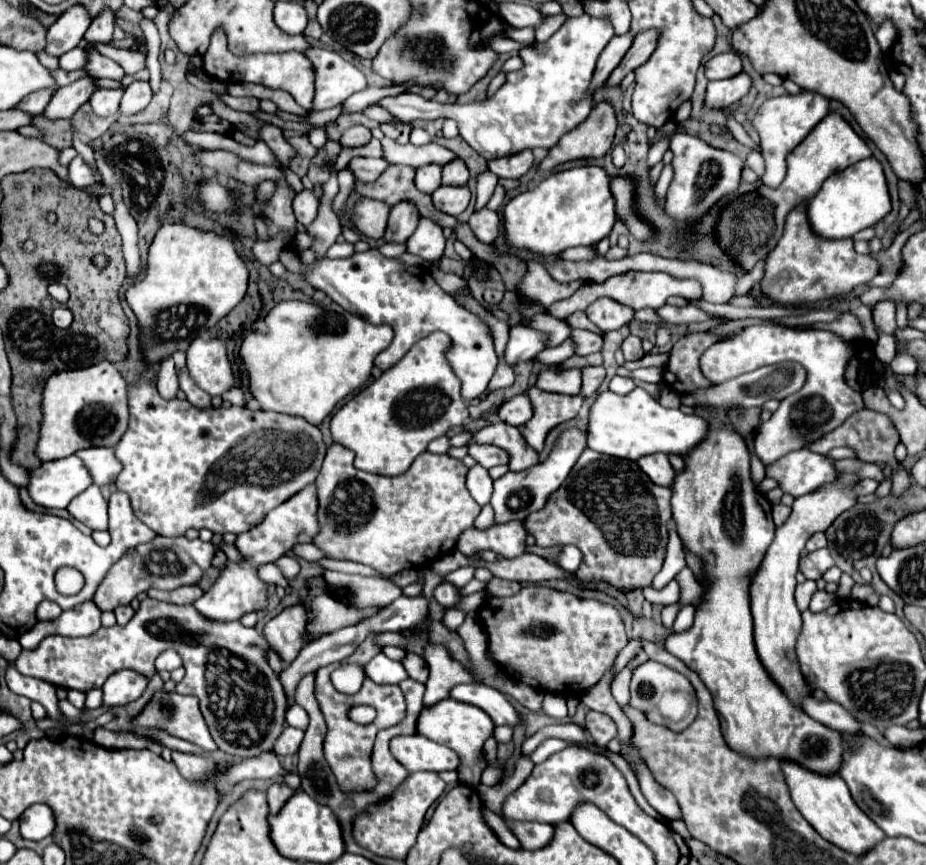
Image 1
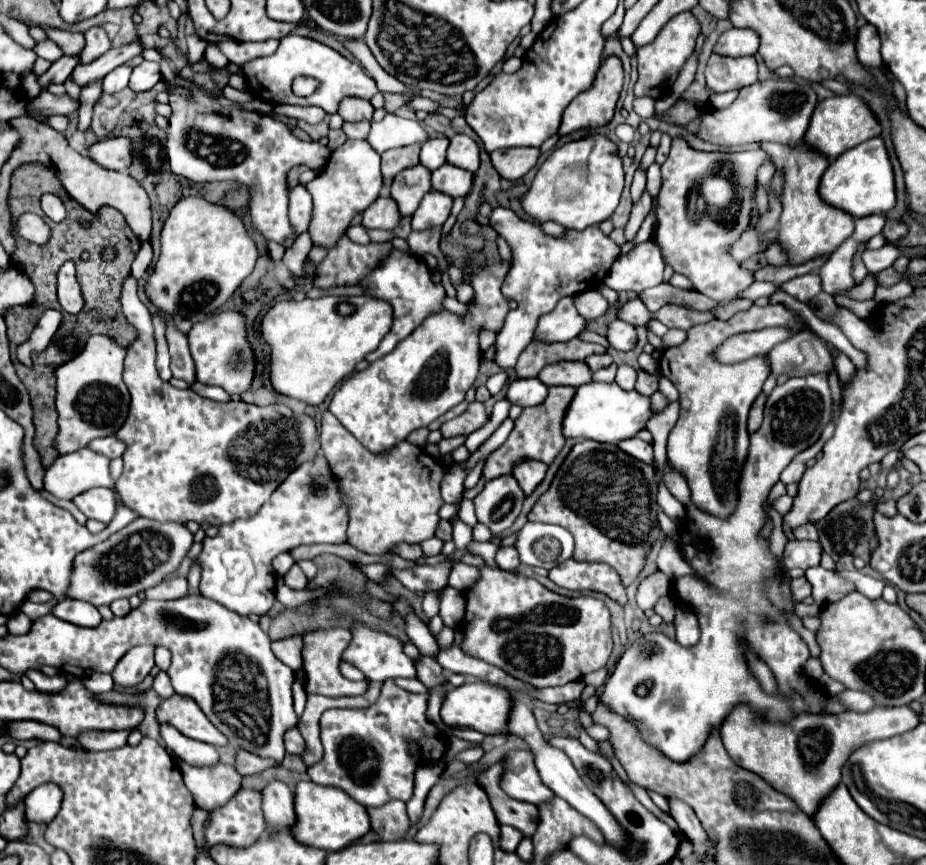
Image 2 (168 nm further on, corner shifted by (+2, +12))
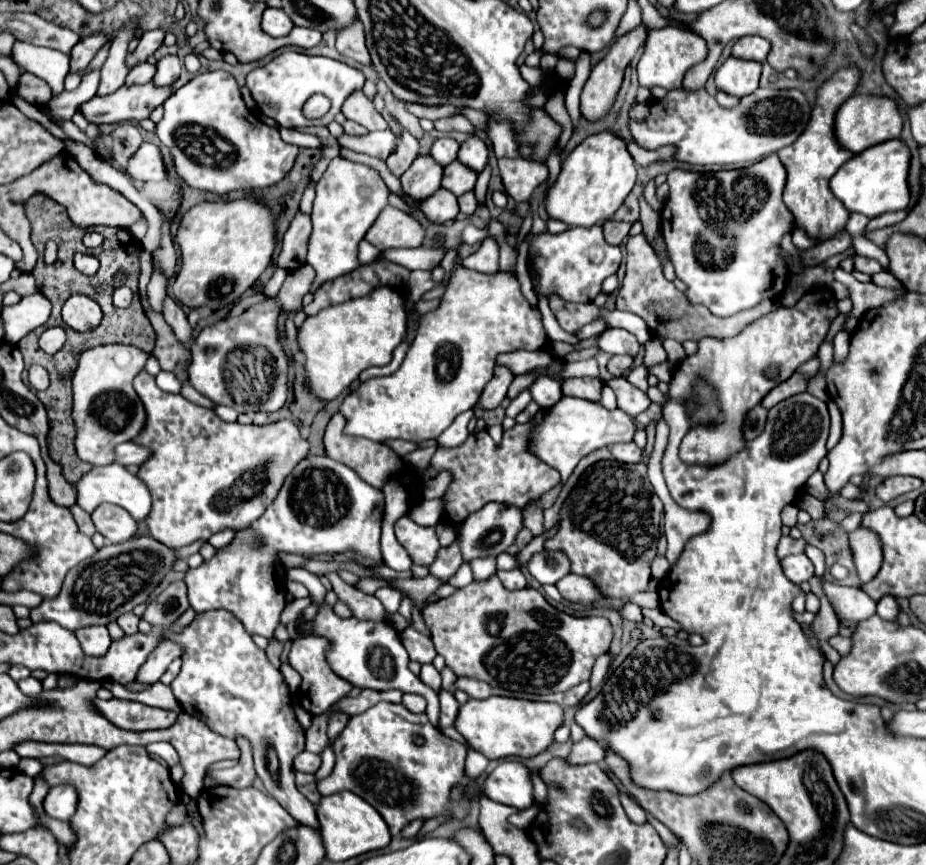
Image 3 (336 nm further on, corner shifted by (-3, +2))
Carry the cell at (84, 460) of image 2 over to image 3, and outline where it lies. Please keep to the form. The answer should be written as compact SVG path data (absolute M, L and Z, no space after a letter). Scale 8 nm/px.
M109 464L109 466L95 466L91 468L85 476L79 478L79 482L73 484L75 492L77 492L77 504L85 510L85 512L93 512L99 504L111 502L117 504L121 508L125 508L135 520L145 520L145 516L151 510L151 494L147 490L147 486L133 474L129 474L123 466L119 464Z

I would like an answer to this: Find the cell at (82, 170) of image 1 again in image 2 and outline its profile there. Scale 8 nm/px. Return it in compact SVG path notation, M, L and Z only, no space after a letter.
M124 136L100 140L88 148L88 156L108 170L124 172L132 164L132 142Z

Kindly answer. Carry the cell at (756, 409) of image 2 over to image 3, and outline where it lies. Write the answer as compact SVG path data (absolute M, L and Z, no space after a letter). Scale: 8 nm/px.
M755 406L745 418L745 440L757 438L765 428L765 420L767 420L767 408Z

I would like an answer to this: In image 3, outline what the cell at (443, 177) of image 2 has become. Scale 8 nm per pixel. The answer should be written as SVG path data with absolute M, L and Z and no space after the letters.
M455 160L455 162L451 162L449 166L445 166L441 186L447 188L449 192L453 192L453 194L459 198L461 194L473 192L475 180L477 180L477 174L475 174L471 168L463 166L459 160Z

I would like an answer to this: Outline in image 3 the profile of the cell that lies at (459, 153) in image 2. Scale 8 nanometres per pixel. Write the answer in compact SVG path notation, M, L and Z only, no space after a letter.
M469 136L459 150L459 162L465 162L473 172L481 172L487 166L487 146L477 136Z

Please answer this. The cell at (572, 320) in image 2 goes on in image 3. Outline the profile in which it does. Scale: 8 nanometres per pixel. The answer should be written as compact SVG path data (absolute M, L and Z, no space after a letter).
M593 320L593 322L585 324L581 330L577 330L575 336L577 336L577 340L587 340L587 338L593 338L593 336L601 334L605 330L605 326L607 326L605 320Z

